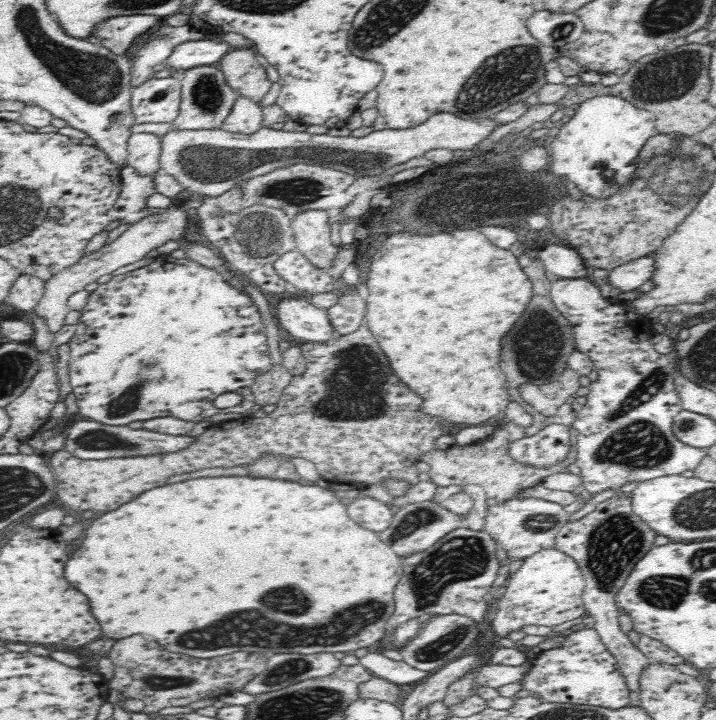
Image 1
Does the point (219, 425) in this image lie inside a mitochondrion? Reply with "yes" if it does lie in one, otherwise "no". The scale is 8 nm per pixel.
no

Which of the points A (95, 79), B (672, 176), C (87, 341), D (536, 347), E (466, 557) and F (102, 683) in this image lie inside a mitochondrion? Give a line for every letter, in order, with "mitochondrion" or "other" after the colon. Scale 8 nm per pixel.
A: mitochondrion
B: mitochondrion
C: other
D: mitochondrion
E: mitochondrion
F: other

